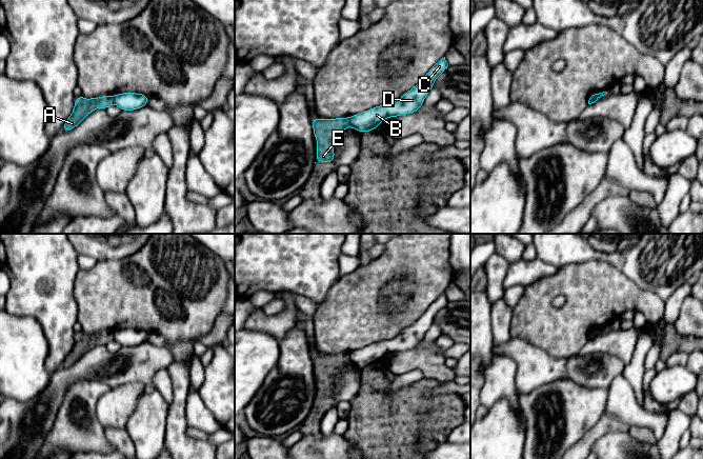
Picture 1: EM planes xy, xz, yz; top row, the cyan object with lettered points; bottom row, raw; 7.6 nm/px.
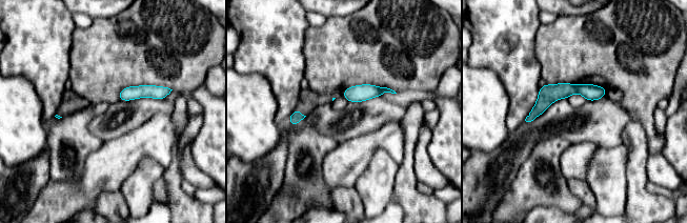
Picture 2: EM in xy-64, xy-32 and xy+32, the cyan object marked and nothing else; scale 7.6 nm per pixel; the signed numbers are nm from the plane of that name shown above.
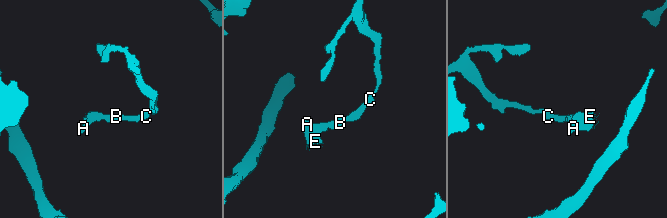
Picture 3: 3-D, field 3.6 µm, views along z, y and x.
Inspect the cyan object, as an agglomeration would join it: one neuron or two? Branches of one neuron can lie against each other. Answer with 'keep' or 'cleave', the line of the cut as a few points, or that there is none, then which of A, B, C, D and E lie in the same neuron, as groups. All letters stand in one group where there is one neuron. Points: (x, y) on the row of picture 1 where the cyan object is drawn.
cleave | xy (113, 96), (114, 102) | A E / B C D

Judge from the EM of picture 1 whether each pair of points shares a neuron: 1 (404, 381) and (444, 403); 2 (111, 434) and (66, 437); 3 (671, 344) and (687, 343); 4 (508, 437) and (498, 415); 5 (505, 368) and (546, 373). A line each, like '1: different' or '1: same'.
1: different
2: different
3: same
4: same
5: different

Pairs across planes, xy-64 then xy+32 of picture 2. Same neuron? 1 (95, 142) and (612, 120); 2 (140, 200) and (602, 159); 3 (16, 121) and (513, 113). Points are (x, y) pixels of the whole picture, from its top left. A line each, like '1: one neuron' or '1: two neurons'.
1: two neurons
2: one neuron
3: two neurons

